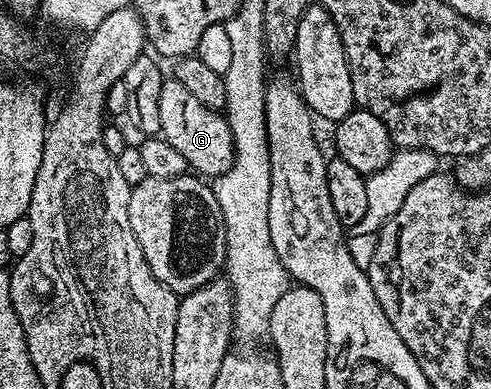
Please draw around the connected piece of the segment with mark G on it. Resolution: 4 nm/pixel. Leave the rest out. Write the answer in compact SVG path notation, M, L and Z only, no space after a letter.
M165 79L162 95L158 95L158 119L162 137L182 155L189 170L204 179L221 177L228 170L234 159L234 139L221 110L206 107L206 103L194 99L194 95L175 79Z

